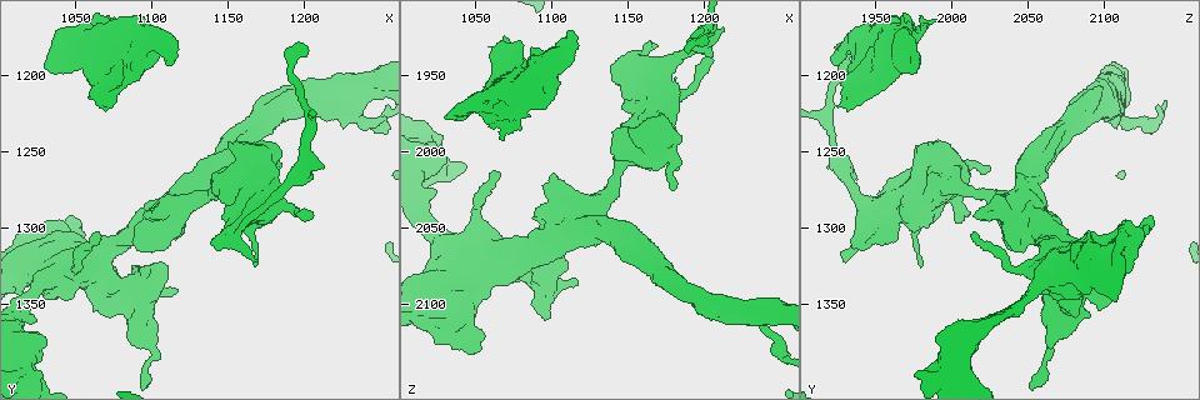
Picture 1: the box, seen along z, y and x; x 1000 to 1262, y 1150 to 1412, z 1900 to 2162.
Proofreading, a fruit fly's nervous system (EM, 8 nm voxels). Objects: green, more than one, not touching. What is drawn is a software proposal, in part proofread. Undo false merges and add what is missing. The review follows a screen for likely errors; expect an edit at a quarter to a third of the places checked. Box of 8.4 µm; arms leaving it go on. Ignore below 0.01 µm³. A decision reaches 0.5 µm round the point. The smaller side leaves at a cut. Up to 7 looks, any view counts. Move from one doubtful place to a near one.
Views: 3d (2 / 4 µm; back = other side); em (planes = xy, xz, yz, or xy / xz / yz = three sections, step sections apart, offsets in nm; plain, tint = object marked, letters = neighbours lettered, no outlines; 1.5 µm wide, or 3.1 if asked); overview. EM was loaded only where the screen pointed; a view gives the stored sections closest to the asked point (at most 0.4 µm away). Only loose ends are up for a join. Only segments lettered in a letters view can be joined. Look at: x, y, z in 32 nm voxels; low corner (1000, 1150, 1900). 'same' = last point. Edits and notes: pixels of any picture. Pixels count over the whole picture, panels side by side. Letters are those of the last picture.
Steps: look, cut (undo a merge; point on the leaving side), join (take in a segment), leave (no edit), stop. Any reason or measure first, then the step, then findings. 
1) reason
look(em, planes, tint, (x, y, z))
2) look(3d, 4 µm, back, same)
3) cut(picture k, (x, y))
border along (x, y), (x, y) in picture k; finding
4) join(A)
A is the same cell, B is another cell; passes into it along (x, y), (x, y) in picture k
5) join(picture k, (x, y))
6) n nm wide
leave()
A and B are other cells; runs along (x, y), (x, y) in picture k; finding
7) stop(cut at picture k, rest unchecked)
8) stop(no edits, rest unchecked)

look(3d, 4 µm, (1028, 1194, 1978))

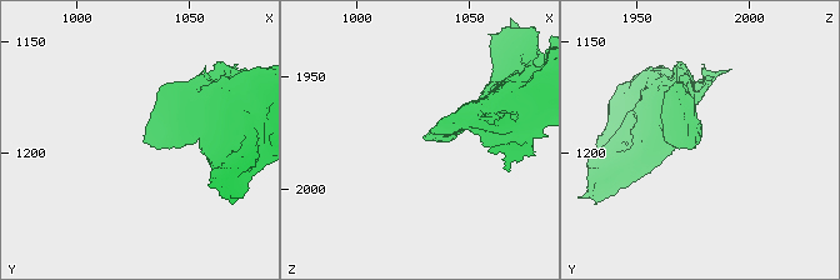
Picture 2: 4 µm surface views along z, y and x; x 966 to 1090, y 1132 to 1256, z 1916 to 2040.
look(em, yz, step 4, letters, (1028, 1193, 1977))

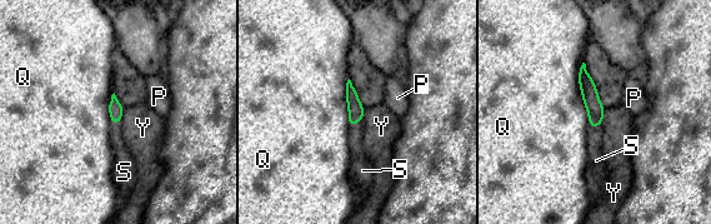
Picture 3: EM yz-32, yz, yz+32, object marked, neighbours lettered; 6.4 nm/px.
look(em, planes, letters, same)

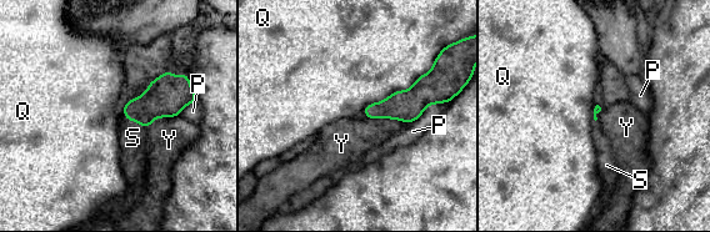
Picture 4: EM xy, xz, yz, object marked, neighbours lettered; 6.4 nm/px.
join(S)
S is the same cell, P, Q and Y are other cells; passes into it along (163, 99), (131, 120), (133, 137) in picture 4; it goes on there

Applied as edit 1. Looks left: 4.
sharp bend
look(em, planes, letters, (1204, 1234, 1922))

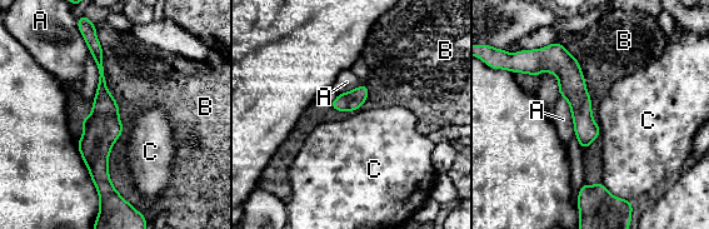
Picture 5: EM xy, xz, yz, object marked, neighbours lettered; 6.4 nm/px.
leave()
A, B and C are other cells; runs along (89, 34), (101, 70), (99, 173), (105, 180) in picture 5; all the same neuron

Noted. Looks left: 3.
narrows sharply
look(3d, 4 µm, back, (1164, 1290, 1966))

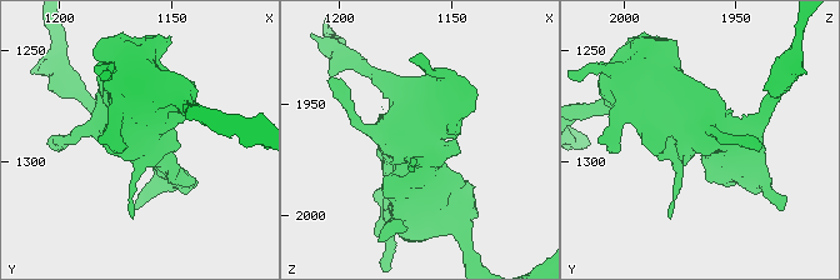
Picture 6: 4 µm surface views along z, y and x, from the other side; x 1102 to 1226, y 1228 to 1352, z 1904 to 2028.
look(em, planes, tint, (1163, 1290, 1964))

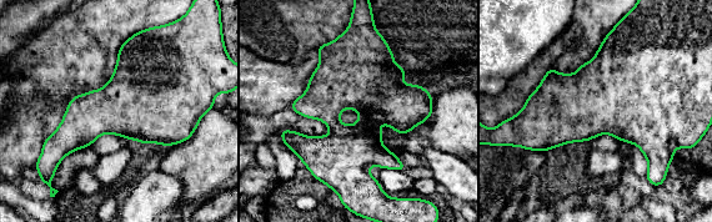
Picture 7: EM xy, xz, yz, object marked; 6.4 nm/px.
what lies round it
look(em, planes, letters, same)

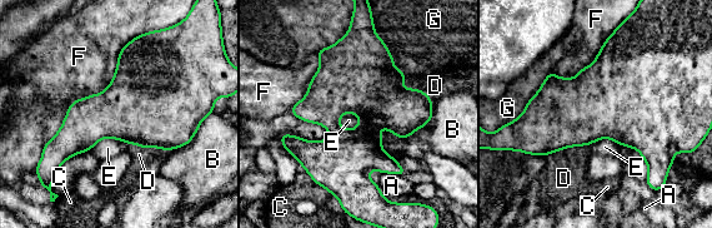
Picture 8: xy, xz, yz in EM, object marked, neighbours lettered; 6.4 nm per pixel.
110 nm wide
leave()
A, B, C, D, E, F and G are other cells; one neuron here

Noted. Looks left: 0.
stop(join at picture 4, rest unchecked)

